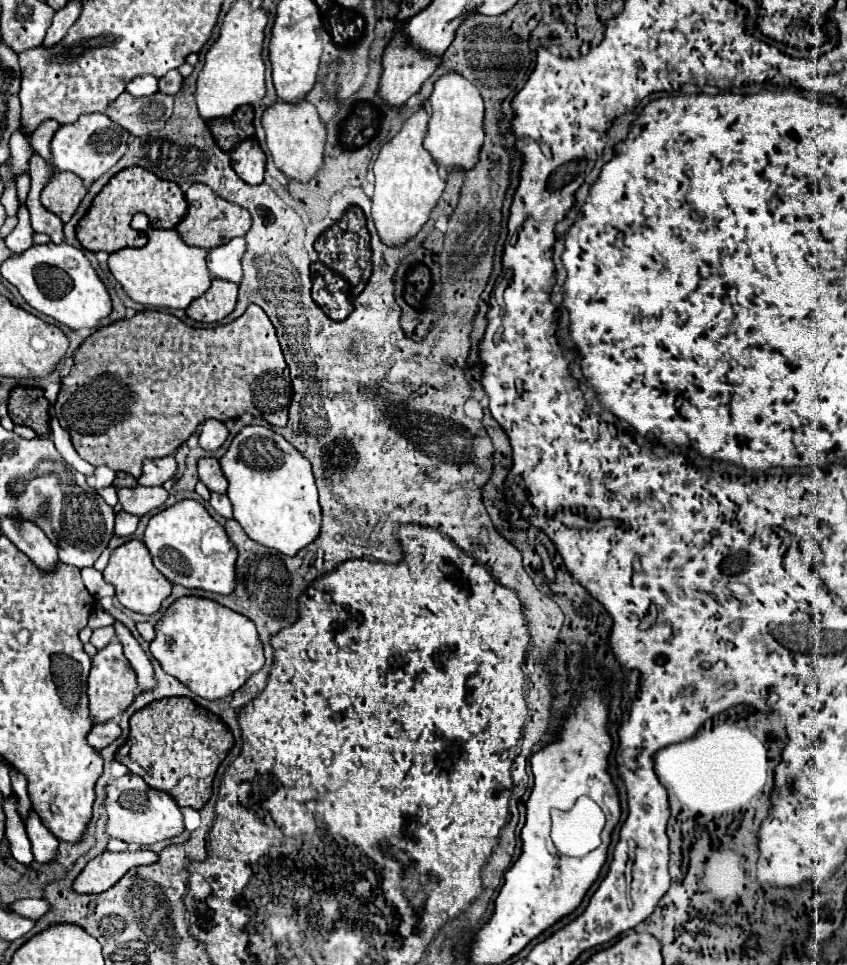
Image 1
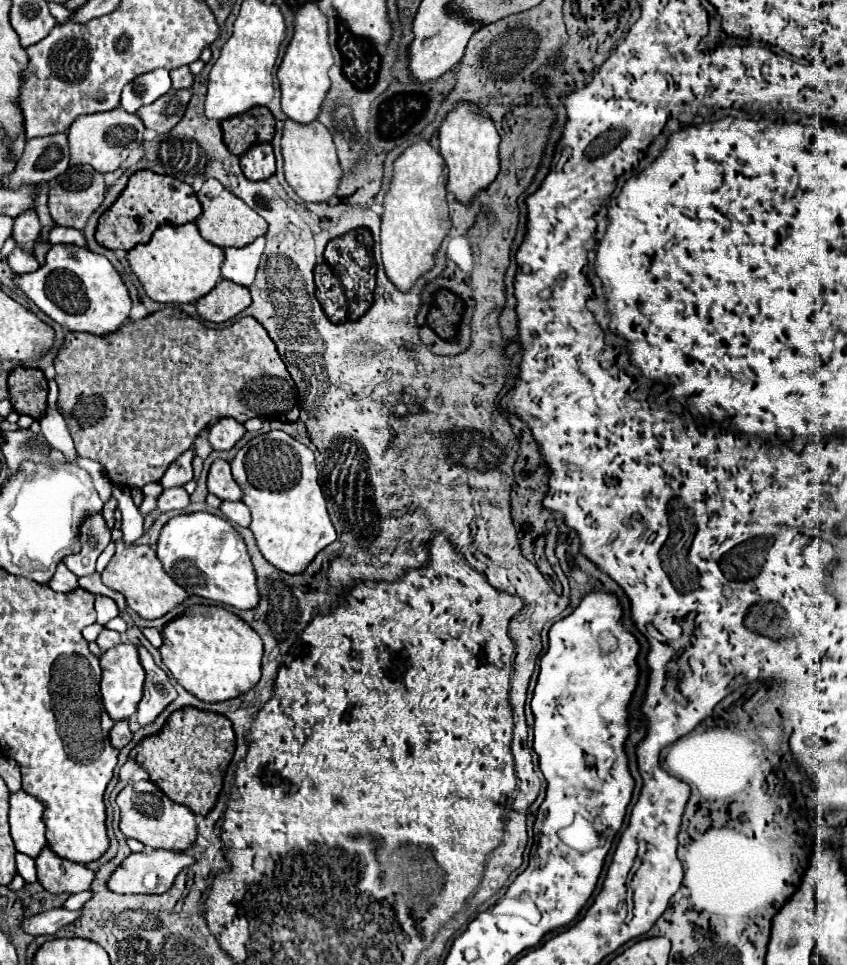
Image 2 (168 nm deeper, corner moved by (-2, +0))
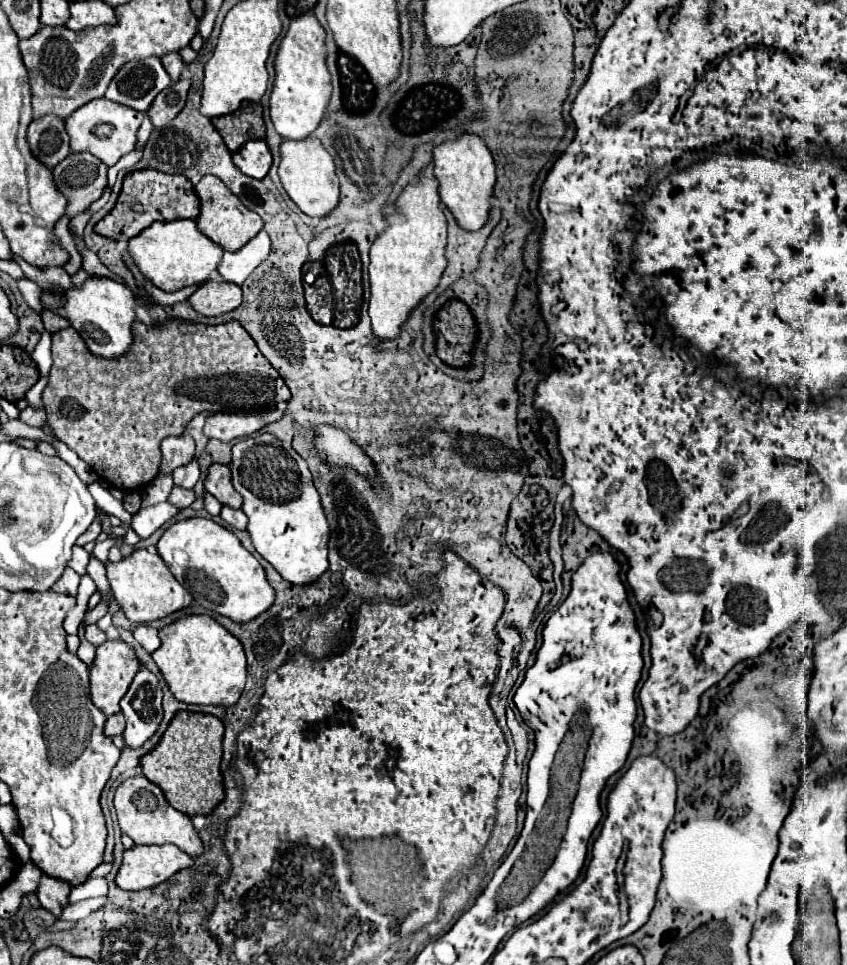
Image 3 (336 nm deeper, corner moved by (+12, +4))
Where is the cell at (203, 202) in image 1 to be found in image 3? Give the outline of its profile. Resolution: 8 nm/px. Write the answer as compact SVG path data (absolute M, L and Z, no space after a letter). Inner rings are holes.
M206 175L194 185L198 197L200 197L200 215L198 215L198 229L210 237L216 245L220 245L226 251L238 251L242 249L252 237L258 235L258 231L264 227L262 219L250 211L218 177Z

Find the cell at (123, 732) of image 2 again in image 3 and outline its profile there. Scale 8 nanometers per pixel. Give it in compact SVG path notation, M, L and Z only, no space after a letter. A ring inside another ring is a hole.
M116 713L116 715L108 717L108 721L106 721L106 735L108 735L108 737L114 737L114 735L122 735L124 727L126 727L124 715L122 715L122 713Z

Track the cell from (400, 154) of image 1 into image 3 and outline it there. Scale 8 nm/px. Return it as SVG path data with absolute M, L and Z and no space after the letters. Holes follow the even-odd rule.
M418 177L418 181L410 183L398 197L396 211L406 217L406 223L390 223L370 249L370 319L372 333L378 341L390 341L400 335L412 311L438 287L448 265L446 217L440 209L438 181L434 177Z

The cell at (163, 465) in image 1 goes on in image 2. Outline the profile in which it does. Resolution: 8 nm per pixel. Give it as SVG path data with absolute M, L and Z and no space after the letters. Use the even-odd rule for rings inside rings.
M188 449L184 451L164 473L164 477L160 479L160 485L164 489L168 487L180 487L184 485L186 481L192 479L192 457L194 457L194 451Z

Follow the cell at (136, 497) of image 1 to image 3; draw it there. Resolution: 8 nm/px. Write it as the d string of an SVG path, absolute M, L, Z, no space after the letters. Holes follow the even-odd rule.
M174 487L174 489L172 489L172 493L170 493L170 497L168 497L168 501L170 501L172 505L180 507L180 509L188 507L194 499L196 499L194 489L182 489L182 487Z

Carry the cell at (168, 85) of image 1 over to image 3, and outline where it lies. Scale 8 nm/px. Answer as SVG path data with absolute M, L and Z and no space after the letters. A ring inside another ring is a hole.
M170 53L170 55L164 55L164 57L162 57L162 65L164 65L164 69L170 73L172 81L178 81L178 79L180 79L182 69L184 69L184 61L182 61L180 53Z

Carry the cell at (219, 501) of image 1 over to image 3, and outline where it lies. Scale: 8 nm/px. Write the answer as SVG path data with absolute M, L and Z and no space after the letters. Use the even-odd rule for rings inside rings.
M222 507L222 513L220 513L220 517L222 517L226 523L230 523L232 527L240 529L240 531L244 531L244 529L246 529L246 525L248 525L248 517L246 517L246 515L244 515L240 509Z

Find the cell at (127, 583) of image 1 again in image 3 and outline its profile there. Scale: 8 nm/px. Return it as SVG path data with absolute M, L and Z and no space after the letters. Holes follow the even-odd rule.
M136 549L130 557L124 557L118 563L106 563L106 571L118 605L134 623L164 619L192 603L192 595L174 579L174 575L170 575L166 563L162 563L158 553Z

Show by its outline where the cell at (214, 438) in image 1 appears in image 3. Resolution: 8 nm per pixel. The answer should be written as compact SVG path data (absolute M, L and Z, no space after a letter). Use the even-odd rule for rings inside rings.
M212 413L206 419L204 433L210 439L232 441L232 439L238 439L238 437L248 437L248 435L260 431L268 423L270 423L268 417L236 415L236 413Z

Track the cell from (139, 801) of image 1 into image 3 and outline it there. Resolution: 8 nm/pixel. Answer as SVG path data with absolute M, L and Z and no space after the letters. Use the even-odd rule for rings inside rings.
M142 775L130 777L124 783L120 783L120 787L116 789L114 807L116 807L116 815L118 815L118 823L120 823L122 833L132 837L136 845L172 843L172 845L178 845L184 853L190 853L192 857L198 857L204 853L202 839L198 837L198 831L194 829L190 817L176 811L174 807L170 807L168 801L164 799L162 789L158 789L146 777L142 777Z

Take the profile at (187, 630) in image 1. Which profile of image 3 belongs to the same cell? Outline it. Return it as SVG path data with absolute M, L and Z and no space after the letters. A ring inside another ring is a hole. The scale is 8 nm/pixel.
M188 615L160 629L162 645L152 653L168 689L182 703L224 705L238 703L246 683L246 657L242 643L208 615Z

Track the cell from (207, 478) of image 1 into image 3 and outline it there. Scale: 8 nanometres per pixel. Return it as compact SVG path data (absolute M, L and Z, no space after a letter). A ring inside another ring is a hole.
M216 463L210 467L208 477L206 477L206 491L210 495L214 495L224 507L234 507L234 509L242 507L242 497L232 487L228 465Z

